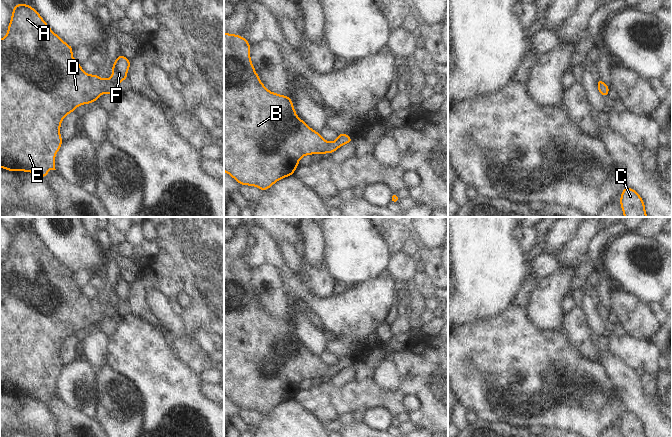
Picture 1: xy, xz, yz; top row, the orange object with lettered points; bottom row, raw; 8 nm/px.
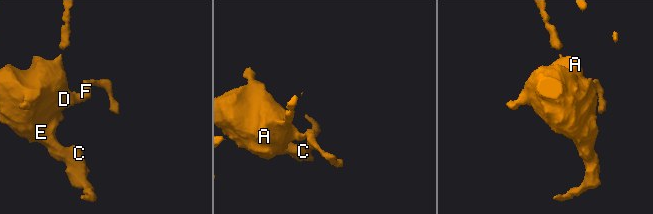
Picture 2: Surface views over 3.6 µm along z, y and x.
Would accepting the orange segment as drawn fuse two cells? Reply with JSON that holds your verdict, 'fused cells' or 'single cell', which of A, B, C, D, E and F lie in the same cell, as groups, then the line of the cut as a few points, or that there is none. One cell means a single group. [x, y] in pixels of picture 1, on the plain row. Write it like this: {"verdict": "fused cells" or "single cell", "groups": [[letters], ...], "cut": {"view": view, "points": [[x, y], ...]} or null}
{"verdict": "single cell", "groups": [["A", "B", "C", "D", "E", "F"]], "cut": null}

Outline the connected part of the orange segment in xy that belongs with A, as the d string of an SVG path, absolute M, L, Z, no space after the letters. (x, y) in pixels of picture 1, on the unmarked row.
M18 227L14 229L12 242L7 253L7 259L0 263L0 391L13 396L17 396L19 394L32 396L44 403L50 393L56 394L54 382L63 367L60 359L62 343L69 337L74 336L79 329L94 327L103 317L119 318L119 306L121 304L127 305L127 296L131 289L131 285L122 278L116 281L112 290L112 300L108 303L101 303L97 298L88 299L81 293L81 288L72 281L72 275L74 272L67 269L66 266L56 259L42 243L40 238L28 228Z

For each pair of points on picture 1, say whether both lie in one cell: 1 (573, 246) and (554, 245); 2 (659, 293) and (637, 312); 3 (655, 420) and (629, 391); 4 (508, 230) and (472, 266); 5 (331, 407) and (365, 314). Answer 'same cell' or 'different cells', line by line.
1: different cells
2: different cells
3: same cell
4: same cell
5: different cells

